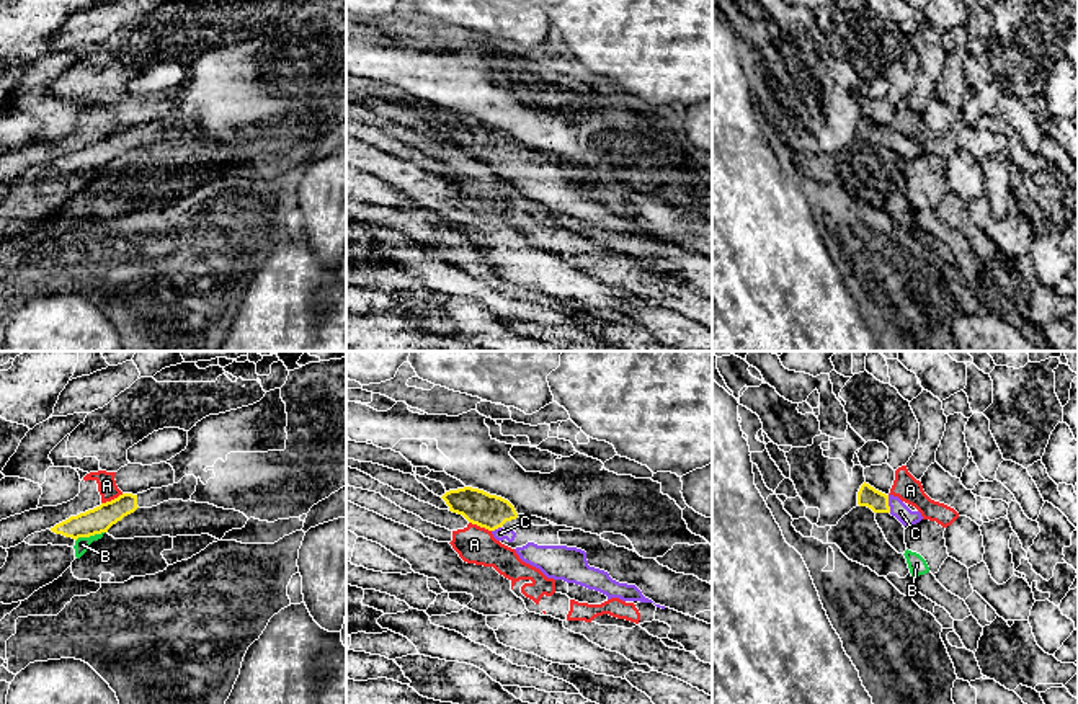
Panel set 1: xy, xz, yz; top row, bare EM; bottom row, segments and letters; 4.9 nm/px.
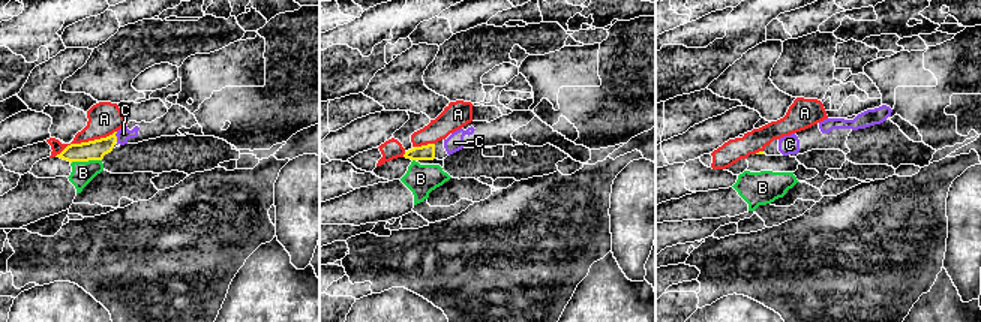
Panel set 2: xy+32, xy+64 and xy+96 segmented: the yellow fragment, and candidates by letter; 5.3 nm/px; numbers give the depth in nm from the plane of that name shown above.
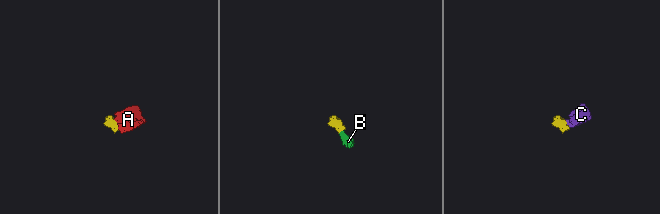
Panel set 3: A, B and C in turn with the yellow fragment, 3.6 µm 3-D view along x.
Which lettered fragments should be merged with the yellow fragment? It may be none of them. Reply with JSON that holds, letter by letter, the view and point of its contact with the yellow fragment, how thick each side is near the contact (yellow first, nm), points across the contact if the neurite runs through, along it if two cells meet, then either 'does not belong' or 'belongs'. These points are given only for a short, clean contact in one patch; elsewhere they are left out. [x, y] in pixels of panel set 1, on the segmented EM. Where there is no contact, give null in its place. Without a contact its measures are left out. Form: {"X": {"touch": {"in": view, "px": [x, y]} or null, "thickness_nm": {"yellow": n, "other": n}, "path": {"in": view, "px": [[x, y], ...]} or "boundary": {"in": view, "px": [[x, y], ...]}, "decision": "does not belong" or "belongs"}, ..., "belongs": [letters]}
{"A": {"touch": {"in": "xz", "px": [481, 526]}, "thickness_nm": {"yellow": 170, "other": 190}, "boundary": {"in": "xz", "px": [[469, 521], [490, 531]]}, "decision": "does not belong"}, "B": {"touch": {"in": "xy", "px": [89, 536]}, "thickness_nm": {"yellow": 130, "other": 70}, "boundary": {"in": "xy", "px": [[103, 531], [93, 536], [80, 536], [75, 541]]}, "decision": "does not belong"}, "C": {"touch": {"in": "yz", "px": [887, 503]}, "thickness_nm": {"yellow": 100, "other": 80}, "path": {"in": "yz", "px": [[877, 502], [887, 503], [897, 507]]}, "decision": "belongs"}, "belongs": ["C"]}

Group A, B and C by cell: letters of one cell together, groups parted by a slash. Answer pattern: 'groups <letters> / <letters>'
groups A / B / C

